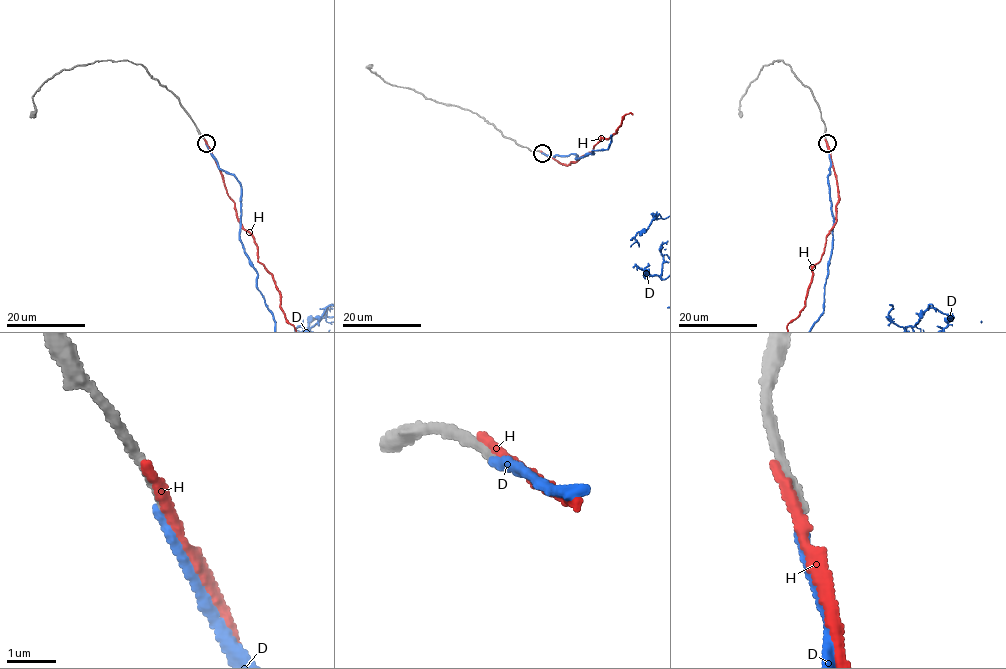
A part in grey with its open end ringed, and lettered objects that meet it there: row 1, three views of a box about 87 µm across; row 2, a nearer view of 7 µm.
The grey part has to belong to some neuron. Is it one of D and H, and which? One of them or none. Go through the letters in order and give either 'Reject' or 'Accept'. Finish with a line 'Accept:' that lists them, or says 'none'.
D: Reject
H: Reject
Accept: none

